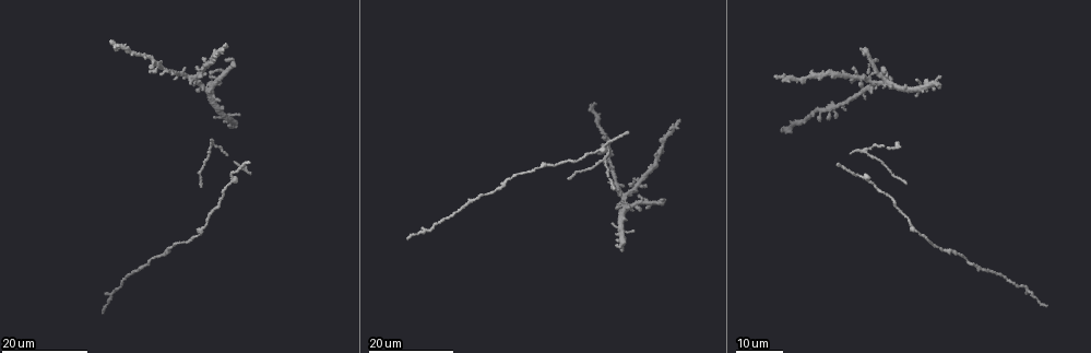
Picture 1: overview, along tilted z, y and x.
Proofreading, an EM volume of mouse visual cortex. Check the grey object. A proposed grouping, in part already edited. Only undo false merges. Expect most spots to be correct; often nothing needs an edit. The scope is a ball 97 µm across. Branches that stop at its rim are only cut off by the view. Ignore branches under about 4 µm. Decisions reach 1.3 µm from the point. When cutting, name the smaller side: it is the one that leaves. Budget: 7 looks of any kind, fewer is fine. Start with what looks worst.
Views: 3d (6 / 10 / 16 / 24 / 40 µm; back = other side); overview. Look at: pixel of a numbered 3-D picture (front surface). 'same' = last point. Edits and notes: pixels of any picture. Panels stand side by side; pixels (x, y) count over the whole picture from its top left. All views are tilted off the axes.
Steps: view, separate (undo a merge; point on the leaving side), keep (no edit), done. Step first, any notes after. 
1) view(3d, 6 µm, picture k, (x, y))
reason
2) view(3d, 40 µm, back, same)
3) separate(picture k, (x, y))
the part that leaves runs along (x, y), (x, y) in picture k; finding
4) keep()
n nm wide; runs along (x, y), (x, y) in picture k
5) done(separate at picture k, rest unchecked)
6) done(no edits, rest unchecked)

view(3d, 16 µm, picture 1, (605, 162))
two arms in line, one across

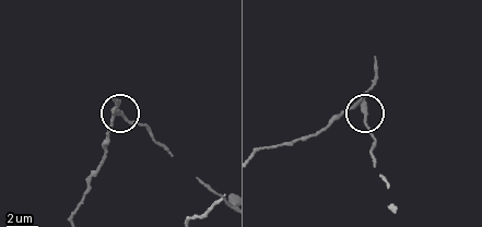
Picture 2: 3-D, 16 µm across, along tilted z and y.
view(3d, 10 µm, picture 2, (363, 111))

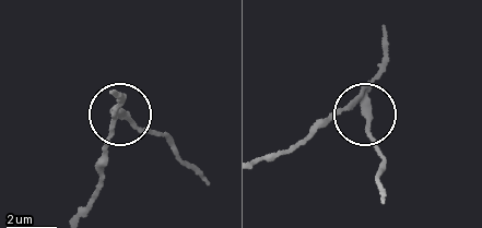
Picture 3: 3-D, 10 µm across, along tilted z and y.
separate(picture 3, (105, 143))
240 nm wide; the part that leaves runs along (114, 112), (92, 195), (80, 214) in picture 3; two neurons meet here

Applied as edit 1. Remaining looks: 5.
view(overview)
redraw

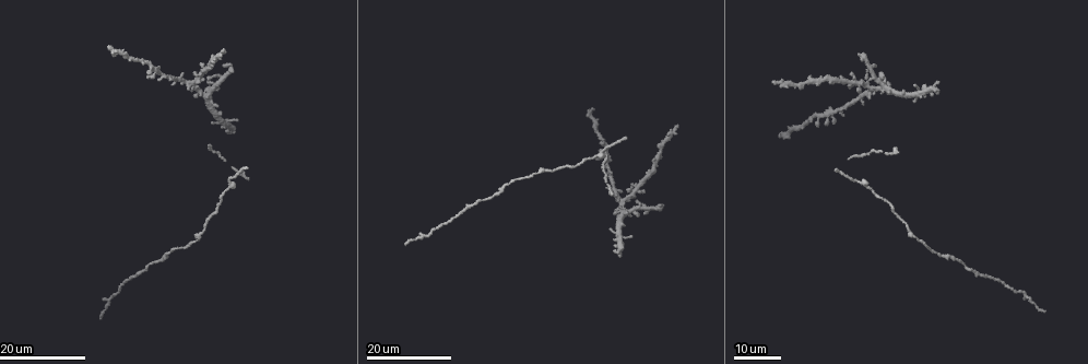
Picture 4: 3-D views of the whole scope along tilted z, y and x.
view(3d, 16 µm, picture 4, (211, 100))

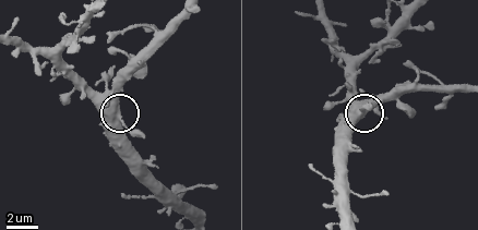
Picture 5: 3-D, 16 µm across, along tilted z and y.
view(3d, 6 µm, picture 5, (120, 116))

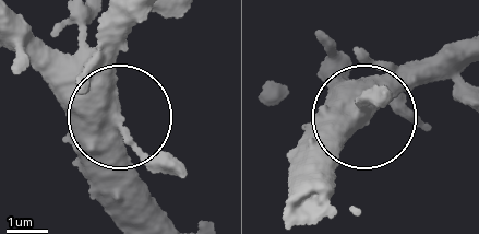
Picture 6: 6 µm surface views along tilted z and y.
keep()
all the same neuron

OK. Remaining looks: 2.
view(3d, 16 µm, picture 4, (540, 171))

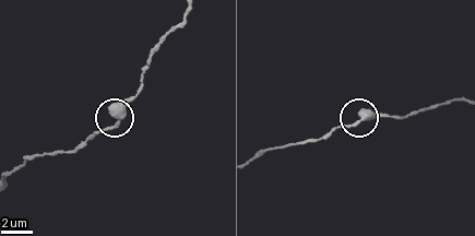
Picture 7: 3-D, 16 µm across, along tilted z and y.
view(3d, 10 µm, picture 7, (115, 127))

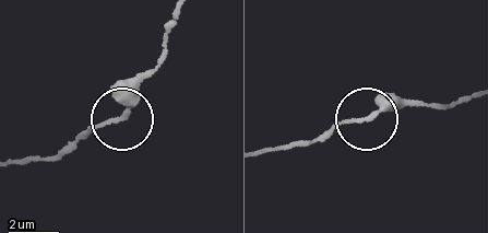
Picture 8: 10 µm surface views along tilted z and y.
keep()
210 nm wide; continuous, no second neuron

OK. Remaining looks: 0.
done(separate at picture 3, rest unchecked)

